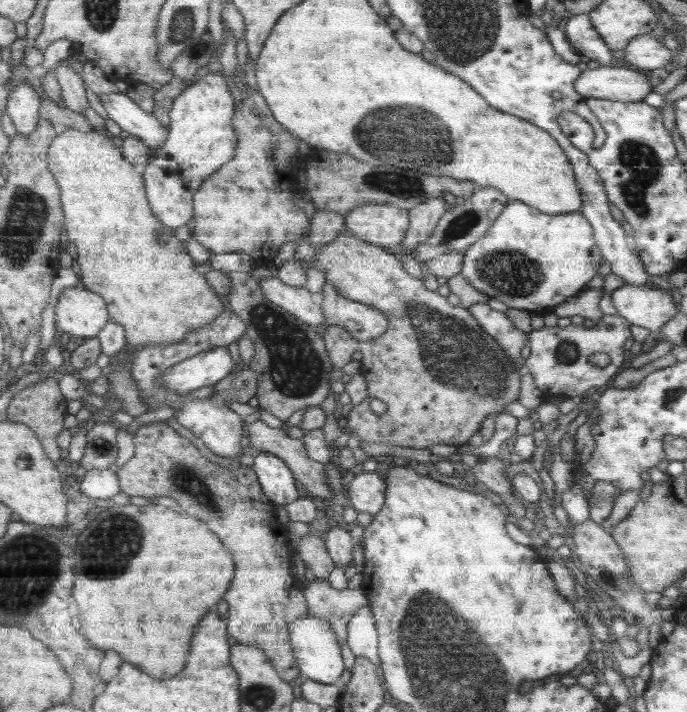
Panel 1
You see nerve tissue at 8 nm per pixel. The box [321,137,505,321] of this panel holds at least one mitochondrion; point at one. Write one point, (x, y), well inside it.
(405, 186)

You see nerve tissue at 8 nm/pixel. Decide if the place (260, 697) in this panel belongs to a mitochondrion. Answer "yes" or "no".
yes

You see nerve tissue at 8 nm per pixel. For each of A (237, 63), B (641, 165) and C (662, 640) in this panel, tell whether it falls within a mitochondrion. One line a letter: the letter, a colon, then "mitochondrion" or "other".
A: other
B: mitochondrion
C: other

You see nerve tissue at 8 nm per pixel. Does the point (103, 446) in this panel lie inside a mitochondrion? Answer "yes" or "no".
yes

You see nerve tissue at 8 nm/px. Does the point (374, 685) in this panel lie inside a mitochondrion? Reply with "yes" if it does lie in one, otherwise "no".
no

